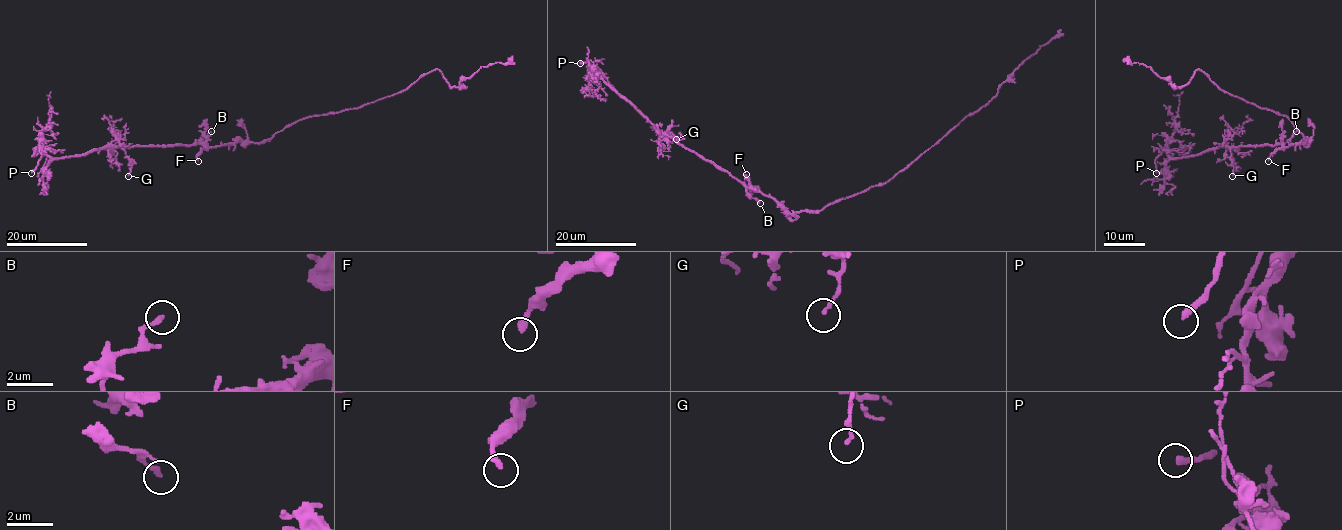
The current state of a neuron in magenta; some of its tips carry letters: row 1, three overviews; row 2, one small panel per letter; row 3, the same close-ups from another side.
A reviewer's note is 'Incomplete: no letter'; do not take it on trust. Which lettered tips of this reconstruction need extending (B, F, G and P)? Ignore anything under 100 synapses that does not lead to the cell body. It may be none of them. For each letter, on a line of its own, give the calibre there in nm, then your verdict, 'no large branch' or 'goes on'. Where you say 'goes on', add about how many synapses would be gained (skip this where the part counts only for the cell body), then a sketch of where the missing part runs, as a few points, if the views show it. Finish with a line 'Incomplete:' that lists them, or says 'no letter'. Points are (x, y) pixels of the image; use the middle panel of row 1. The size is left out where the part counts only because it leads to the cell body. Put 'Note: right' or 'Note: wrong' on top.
Note: wrong
B: calibre 190 nm; no large branch
F: calibre 240 nm; no large branch
G: calibre 140 nm; no large branch
P: calibre 280 nm; goes on
Incomplete: P

